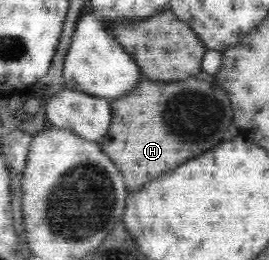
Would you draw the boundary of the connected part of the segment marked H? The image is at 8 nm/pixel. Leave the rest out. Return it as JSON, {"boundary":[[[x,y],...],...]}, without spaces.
{"boundary":[[[201,70],[185,81],[141,81],[129,97],[111,100],[111,129],[97,143],[123,171],[129,191],[141,189],[141,183],[157,179],[183,161],[213,149],[219,141],[229,137],[233,110],[228,94],[223,91],[214,74]]]}

